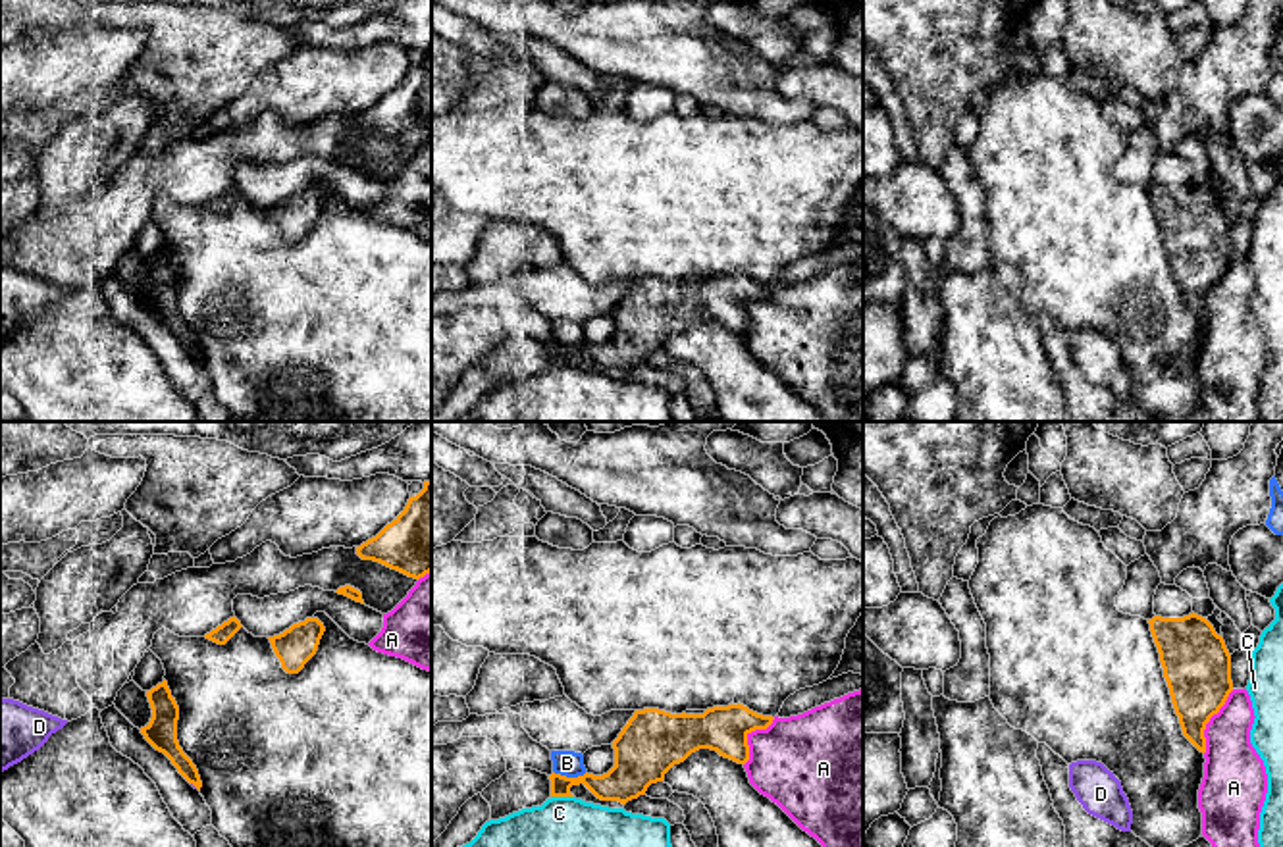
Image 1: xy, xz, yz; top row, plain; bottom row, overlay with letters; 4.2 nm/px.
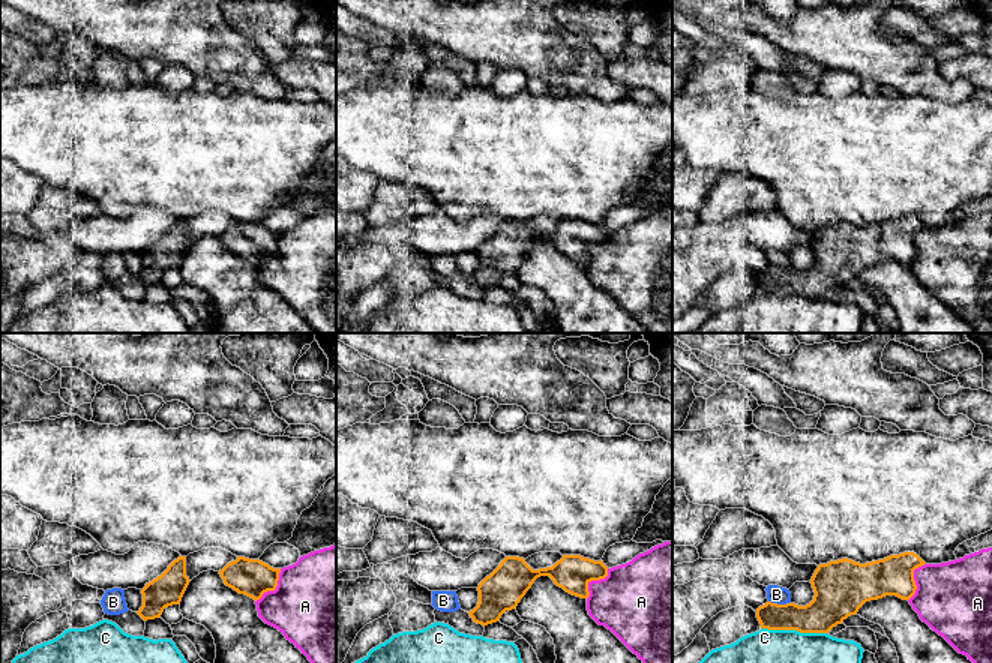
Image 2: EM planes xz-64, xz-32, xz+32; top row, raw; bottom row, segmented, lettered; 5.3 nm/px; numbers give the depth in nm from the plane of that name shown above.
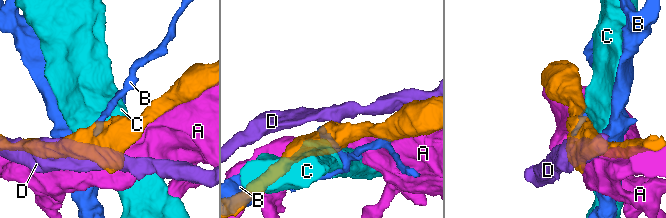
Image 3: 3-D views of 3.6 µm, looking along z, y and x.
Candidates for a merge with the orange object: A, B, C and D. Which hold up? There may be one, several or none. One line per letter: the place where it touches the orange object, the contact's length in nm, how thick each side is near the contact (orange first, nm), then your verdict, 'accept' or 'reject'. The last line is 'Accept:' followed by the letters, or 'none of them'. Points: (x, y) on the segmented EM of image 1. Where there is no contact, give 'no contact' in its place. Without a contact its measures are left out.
A: meets orange in yz at (1208, 720); contact 300 nm long; 280 nm thick on the orange side, 260 nm on the other; reject
B: meets orange in xz at (571, 778); contact 140 nm long; 170 nm thick on the orange side, 110 nm on the other; reject
C: meets orange in xz at (563, 795); contact 100 nm long; 150 nm thick on the orange side, 200 nm on the other; reject
D: meets orange in xy at (195, 786); contact 40 nm long; 120 nm thick on the orange side, 20 nm on the other; reject
Accept: none of them

